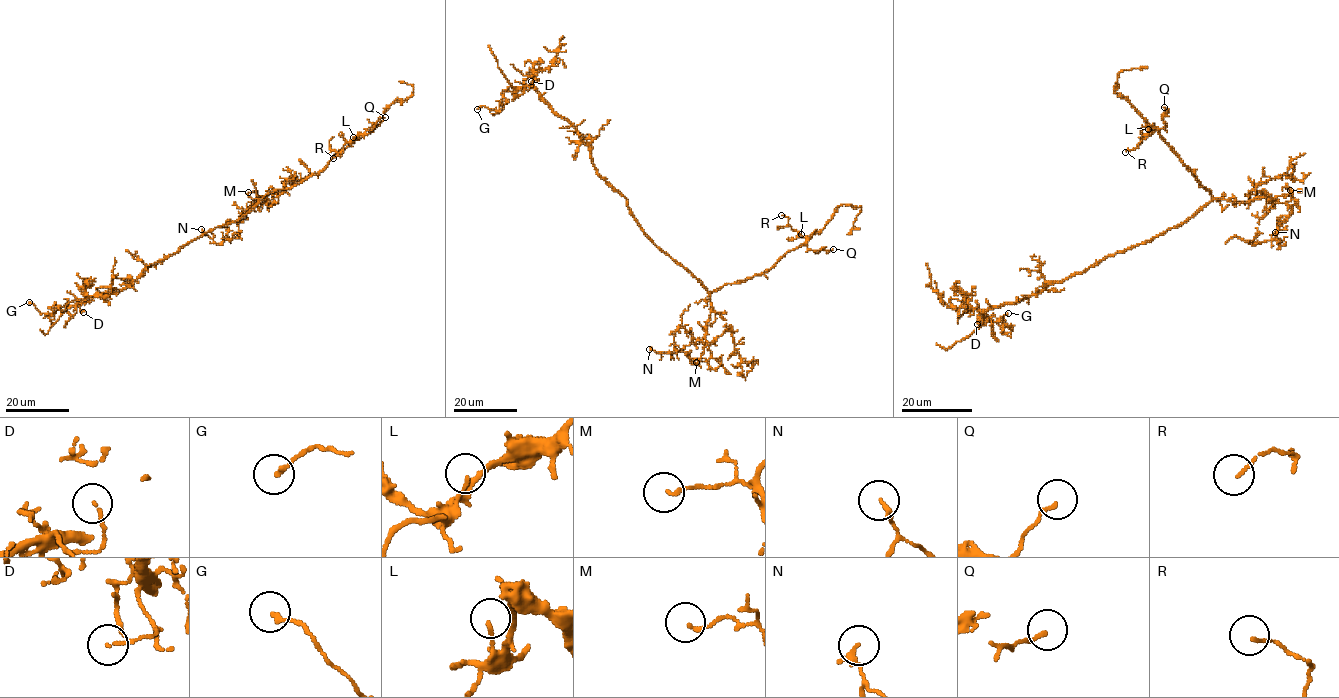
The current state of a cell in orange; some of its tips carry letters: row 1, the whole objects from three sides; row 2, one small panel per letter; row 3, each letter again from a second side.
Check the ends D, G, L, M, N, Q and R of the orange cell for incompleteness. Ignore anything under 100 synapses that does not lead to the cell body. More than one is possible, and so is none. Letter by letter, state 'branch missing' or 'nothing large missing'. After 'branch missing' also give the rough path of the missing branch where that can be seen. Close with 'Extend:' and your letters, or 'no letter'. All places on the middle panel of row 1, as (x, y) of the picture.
D: nothing large missing
G: nothing large missing
L: nothing large missing
M: nothing large missing
N: nothing large missing
Q: nothing large missing
R: nothing large missing
Extend: no letter

